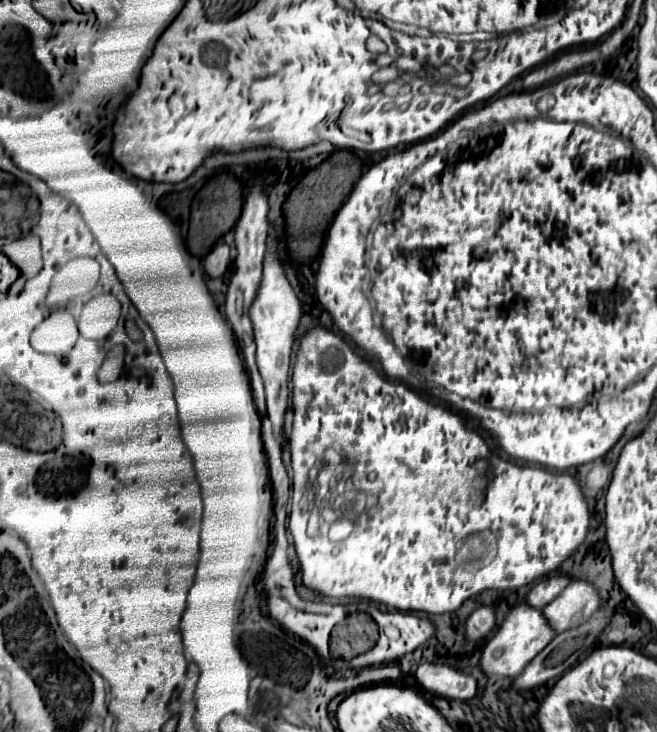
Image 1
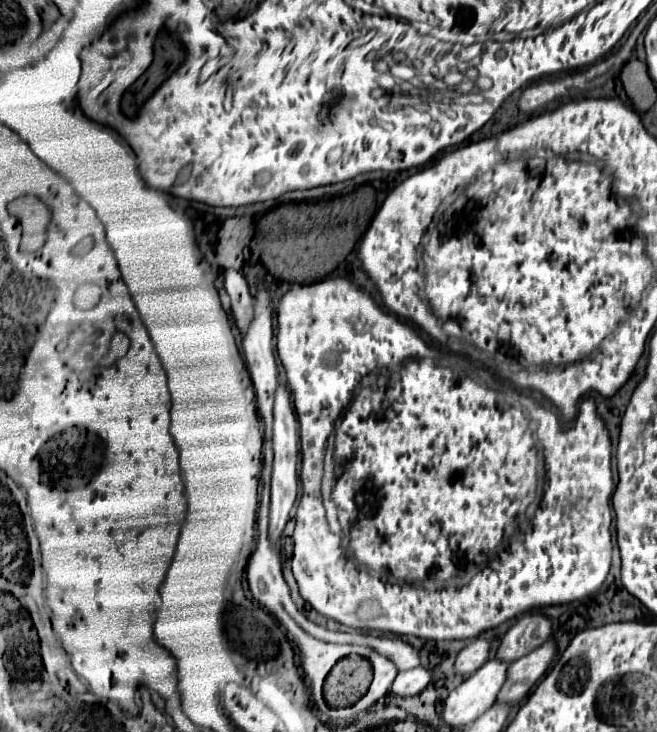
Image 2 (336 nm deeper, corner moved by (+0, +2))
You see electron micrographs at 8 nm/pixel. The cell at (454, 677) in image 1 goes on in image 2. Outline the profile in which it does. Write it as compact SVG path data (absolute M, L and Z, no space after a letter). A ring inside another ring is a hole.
M415 667L409 671L401 671L393 681L393 693L399 697L409 697L421 693L431 679L431 673L425 667Z

